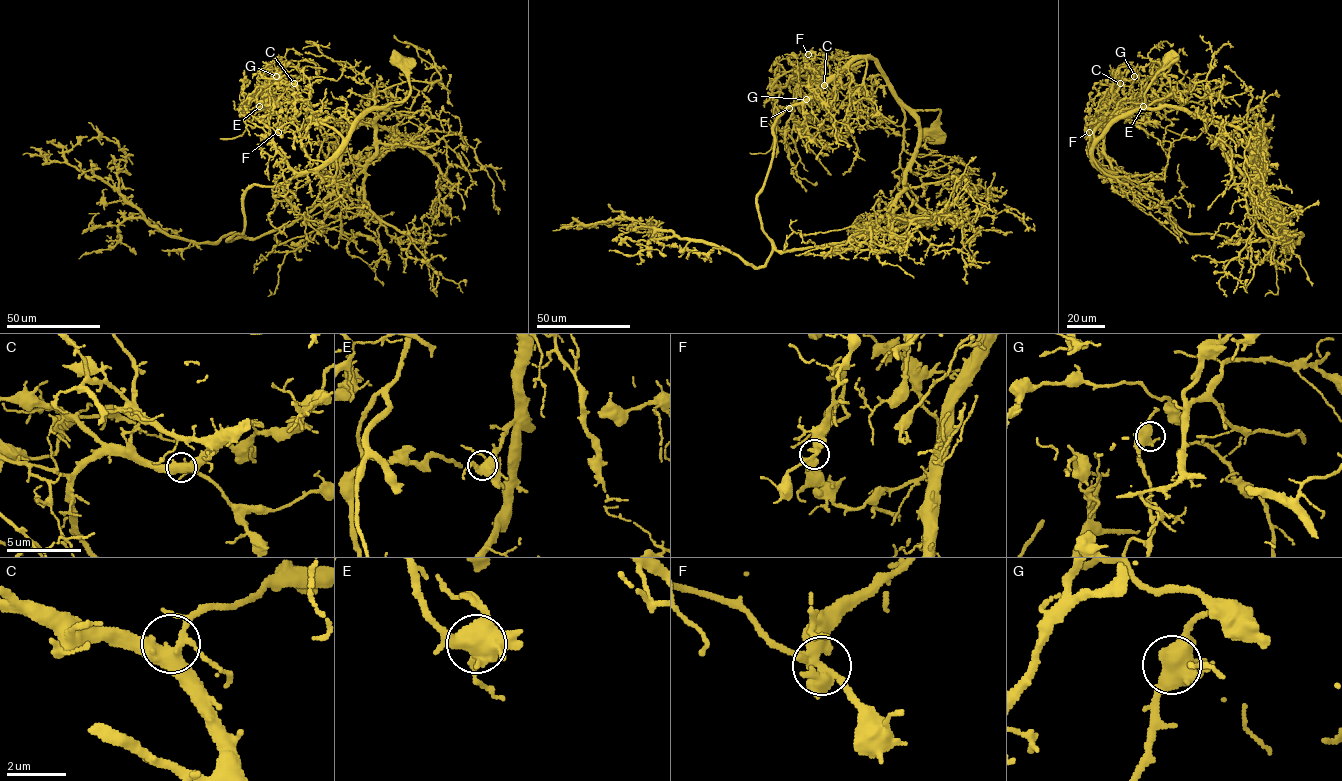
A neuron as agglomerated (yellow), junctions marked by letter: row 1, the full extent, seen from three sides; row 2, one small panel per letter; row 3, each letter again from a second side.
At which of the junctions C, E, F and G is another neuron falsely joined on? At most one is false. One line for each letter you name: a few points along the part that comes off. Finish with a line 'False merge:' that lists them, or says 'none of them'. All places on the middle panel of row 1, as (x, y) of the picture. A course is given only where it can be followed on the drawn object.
F: foreign part runs (808, 54), (782, 58), (777, 64), (779, 95), (772, 114), (796, 174), (817, 183)
False merge: F

